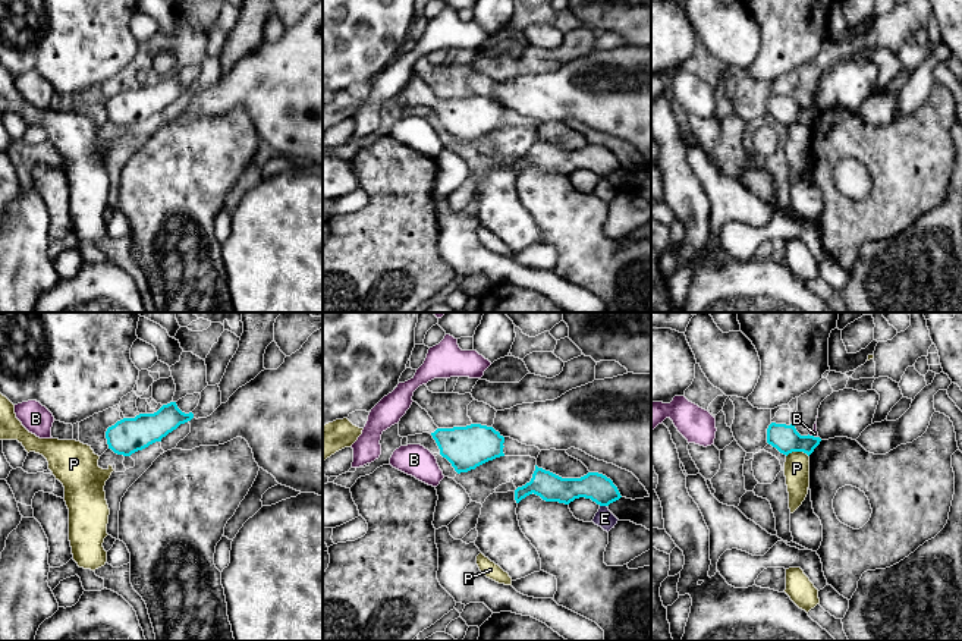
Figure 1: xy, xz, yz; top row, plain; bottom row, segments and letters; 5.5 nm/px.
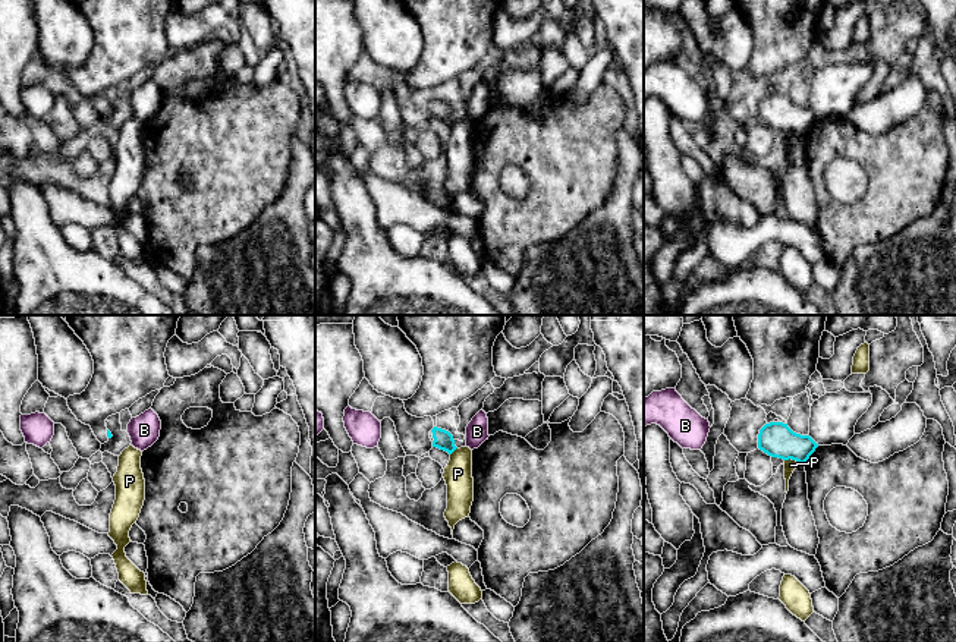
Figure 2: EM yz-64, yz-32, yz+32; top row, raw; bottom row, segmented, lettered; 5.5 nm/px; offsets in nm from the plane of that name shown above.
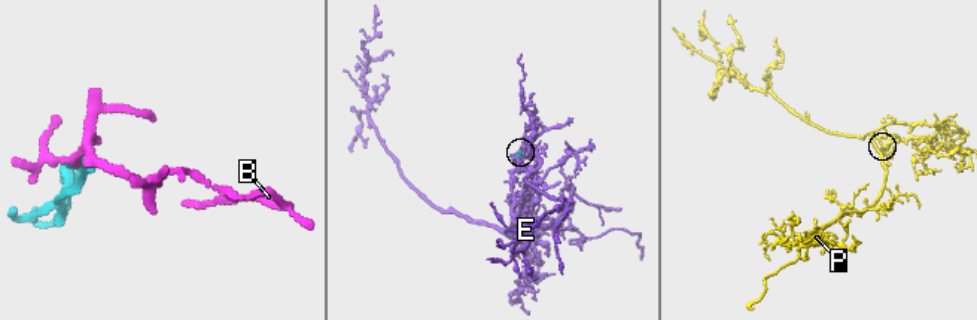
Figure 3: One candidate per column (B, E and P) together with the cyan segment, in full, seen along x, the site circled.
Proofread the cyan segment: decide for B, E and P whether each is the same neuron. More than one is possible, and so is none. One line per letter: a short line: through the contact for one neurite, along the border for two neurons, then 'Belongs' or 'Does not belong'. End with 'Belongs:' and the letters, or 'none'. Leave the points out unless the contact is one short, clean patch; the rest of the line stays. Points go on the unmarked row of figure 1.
B: Line: yz (808, 106), (817, 109). Does not belong
E: Line: xz (600, 176), (606, 178). Does not belong
P: Line: yz (808, 126), (791, 123), (786, 128). Does not belong
Belongs: none

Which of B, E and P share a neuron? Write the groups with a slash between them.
B / E / P

